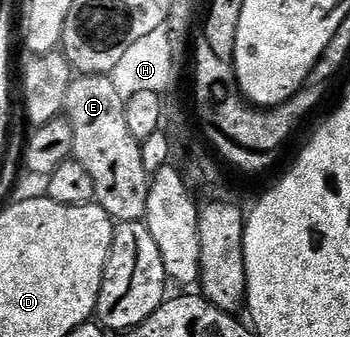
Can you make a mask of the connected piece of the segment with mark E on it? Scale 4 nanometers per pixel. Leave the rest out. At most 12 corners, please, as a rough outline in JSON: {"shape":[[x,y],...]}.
{"shape":[[107,75],[72,78],[65,118],[94,202],[147,218],[151,180]]}

